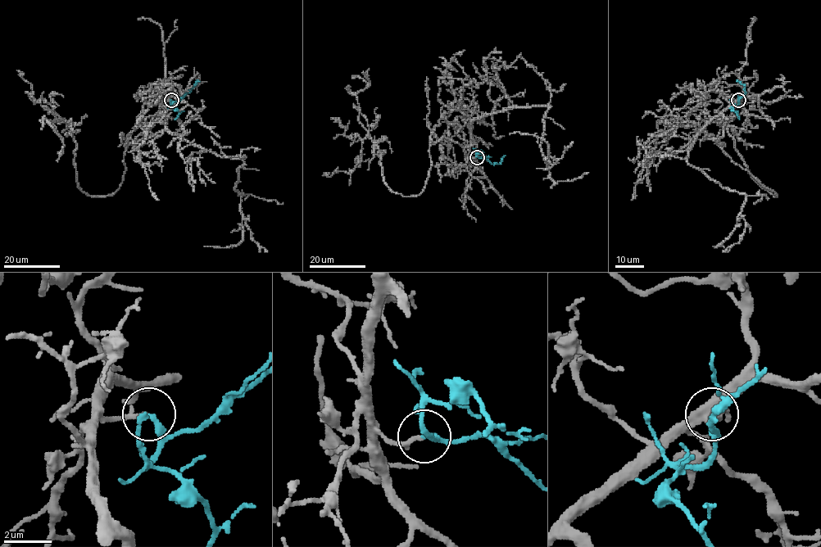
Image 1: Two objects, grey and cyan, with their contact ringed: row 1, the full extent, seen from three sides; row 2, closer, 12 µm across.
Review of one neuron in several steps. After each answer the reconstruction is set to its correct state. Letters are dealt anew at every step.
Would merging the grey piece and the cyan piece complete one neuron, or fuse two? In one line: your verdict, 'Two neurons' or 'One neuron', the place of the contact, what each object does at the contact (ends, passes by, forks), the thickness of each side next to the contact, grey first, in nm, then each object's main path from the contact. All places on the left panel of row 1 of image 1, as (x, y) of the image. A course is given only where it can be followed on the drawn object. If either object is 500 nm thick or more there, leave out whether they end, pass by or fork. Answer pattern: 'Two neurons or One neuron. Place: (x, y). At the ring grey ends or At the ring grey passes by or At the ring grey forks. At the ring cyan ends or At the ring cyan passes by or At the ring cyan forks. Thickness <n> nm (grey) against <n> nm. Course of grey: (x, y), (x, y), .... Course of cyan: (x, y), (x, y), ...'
One neuron. Place: (171, 100). At the ring grey ends. At the ring cyan ends. Thickness 200 nm (grey) against 240 nm. Course of grey: (171, 100), (151, 134), (125, 148), (120, 186), (91, 196), (77, 181), (72, 128), (33, 98), (17, 70). Course of cyan: (171, 100), (178, 101), (199, 82)

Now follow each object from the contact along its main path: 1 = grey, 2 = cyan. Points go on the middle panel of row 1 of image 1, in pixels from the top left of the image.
1: (477, 157), (473, 140), (431, 140), (423, 191), (403, 196), (384, 182), (368, 136), (353, 169), (323, 175)
2: (477, 157), (500, 164), (505, 155)

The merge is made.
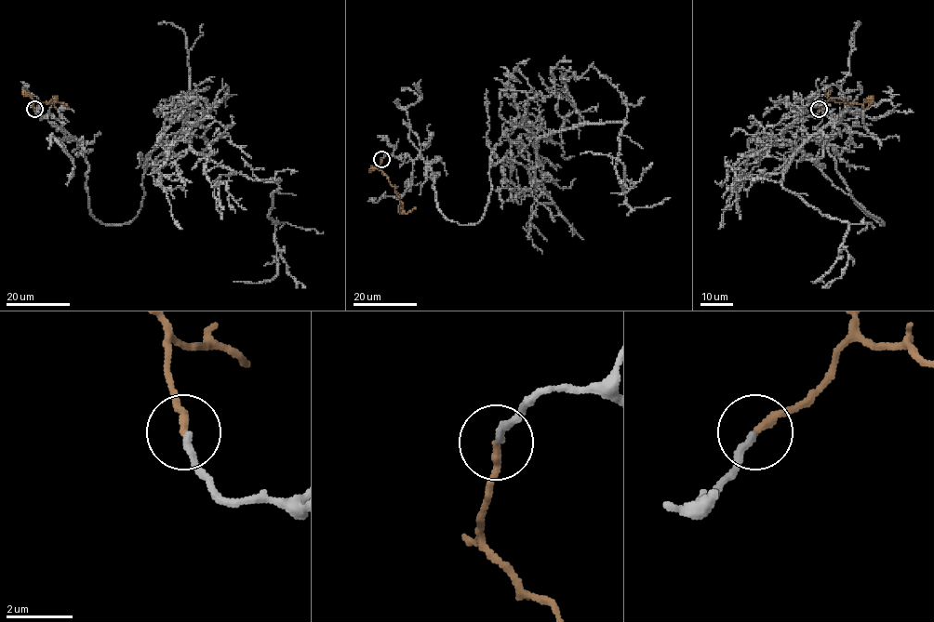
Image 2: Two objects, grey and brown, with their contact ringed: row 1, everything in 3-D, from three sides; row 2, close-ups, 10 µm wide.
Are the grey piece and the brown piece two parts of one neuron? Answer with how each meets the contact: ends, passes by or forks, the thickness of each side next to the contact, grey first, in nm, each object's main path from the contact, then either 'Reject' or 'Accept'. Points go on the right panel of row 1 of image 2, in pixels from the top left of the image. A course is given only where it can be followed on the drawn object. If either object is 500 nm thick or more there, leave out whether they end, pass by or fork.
At the ring grey ends. At the ring brown ends. Thickness 240 nm (grey) against 240 nm. Course of grey: (820, 109), (816, 139), (884, 224), (820, 169), (828, 137), (813, 134), (780, 184), (848, 231), (812, 282). Course of brown: (820, 109), (830, 100), (847, 103), (873, 102), (866, 108). Reject

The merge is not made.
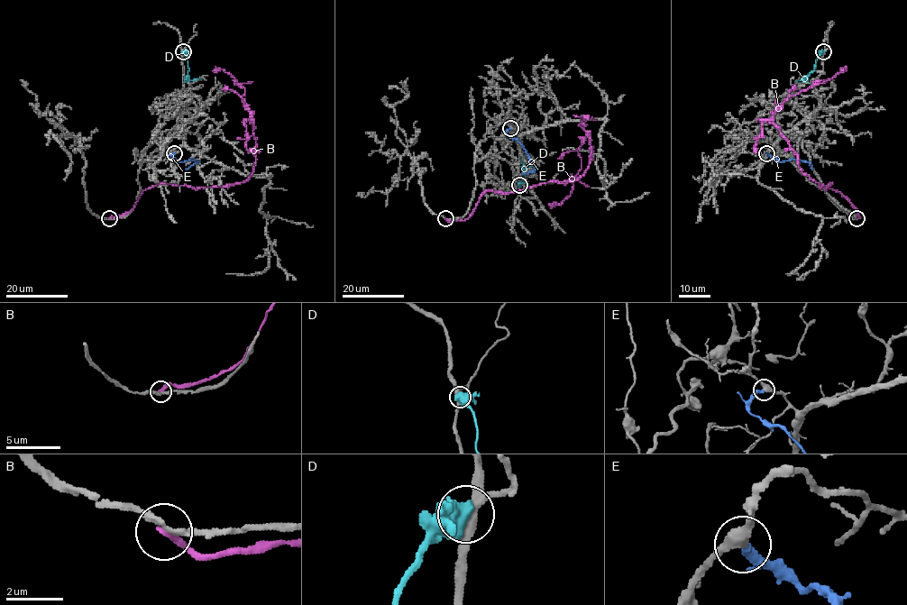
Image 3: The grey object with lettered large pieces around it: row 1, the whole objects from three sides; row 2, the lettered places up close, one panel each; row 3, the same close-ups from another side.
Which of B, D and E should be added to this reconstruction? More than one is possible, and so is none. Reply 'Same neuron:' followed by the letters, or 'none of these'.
Same neuron: none of these

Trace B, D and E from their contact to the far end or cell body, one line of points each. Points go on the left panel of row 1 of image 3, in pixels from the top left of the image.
B: (109, 218), (129, 212), (143, 190), (160, 183), (229, 187), (251, 176), (256, 141), (244, 89), (215, 66)
D: (183, 51), (187, 59), (187, 77), (201, 78)
E: (175, 153), (170, 158), (181, 162), (190, 160), (198, 160), (186, 168)

